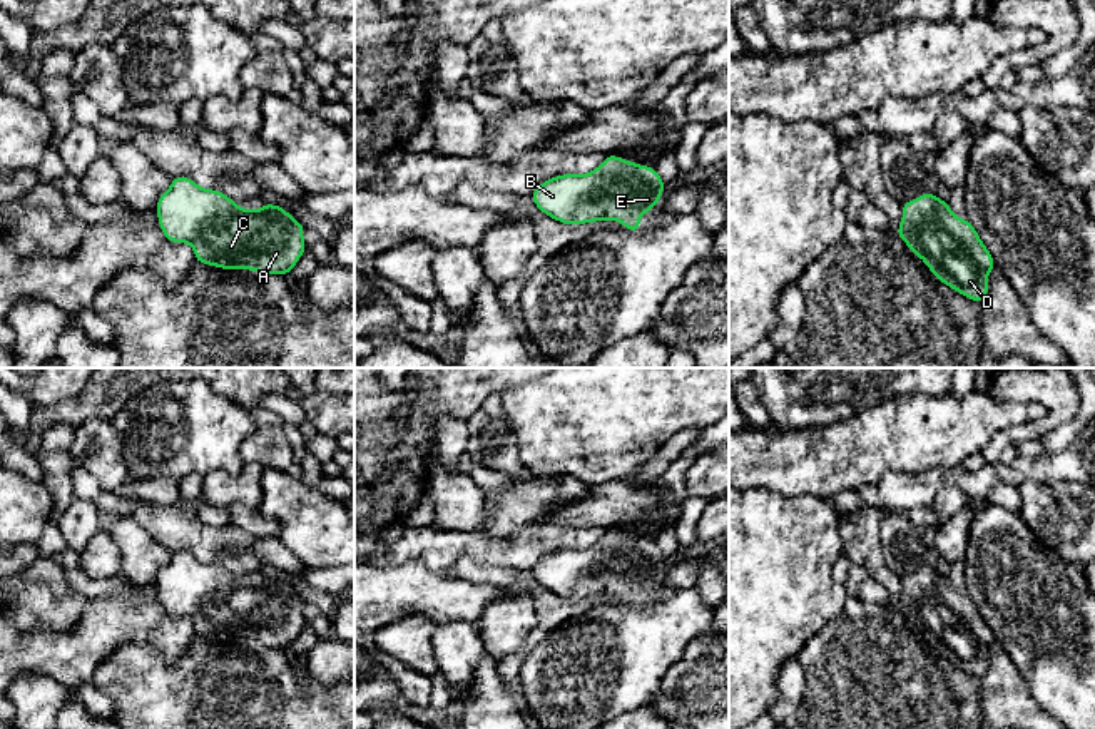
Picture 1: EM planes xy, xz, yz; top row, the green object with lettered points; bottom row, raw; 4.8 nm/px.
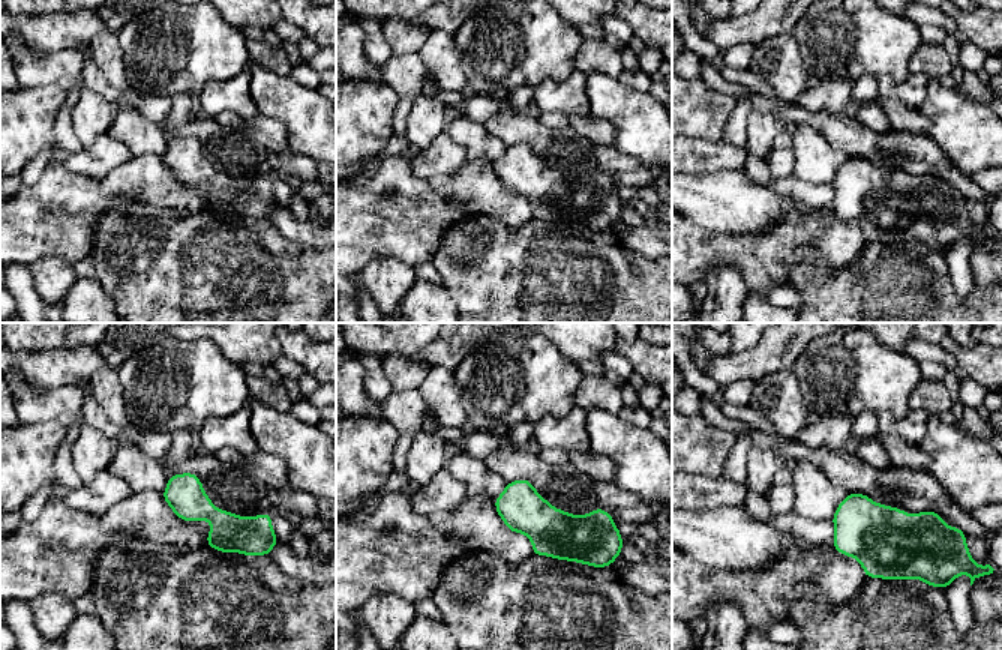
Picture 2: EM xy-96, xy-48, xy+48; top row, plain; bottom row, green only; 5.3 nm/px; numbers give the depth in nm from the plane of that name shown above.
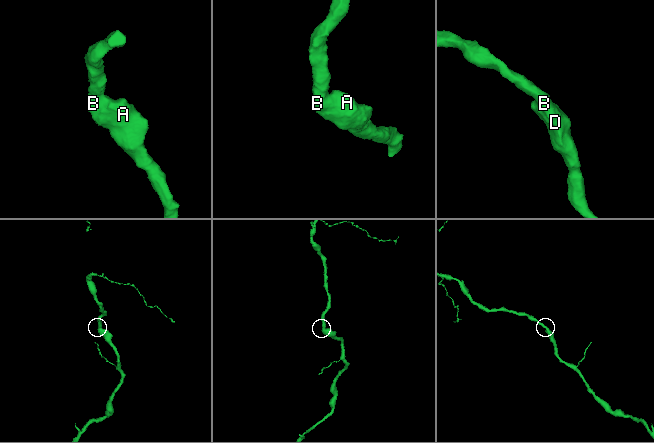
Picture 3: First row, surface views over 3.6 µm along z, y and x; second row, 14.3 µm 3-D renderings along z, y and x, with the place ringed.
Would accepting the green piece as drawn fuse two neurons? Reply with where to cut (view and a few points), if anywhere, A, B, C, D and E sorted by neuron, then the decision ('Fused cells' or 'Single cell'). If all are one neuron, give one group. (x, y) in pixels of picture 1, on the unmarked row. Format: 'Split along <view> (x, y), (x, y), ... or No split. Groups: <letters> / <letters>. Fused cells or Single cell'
No split. Groups: A B C D E. Single cell

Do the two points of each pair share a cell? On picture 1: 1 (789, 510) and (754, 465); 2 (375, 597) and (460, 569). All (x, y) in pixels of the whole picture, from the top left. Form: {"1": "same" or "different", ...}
{"1": "different", "2": "different"}

